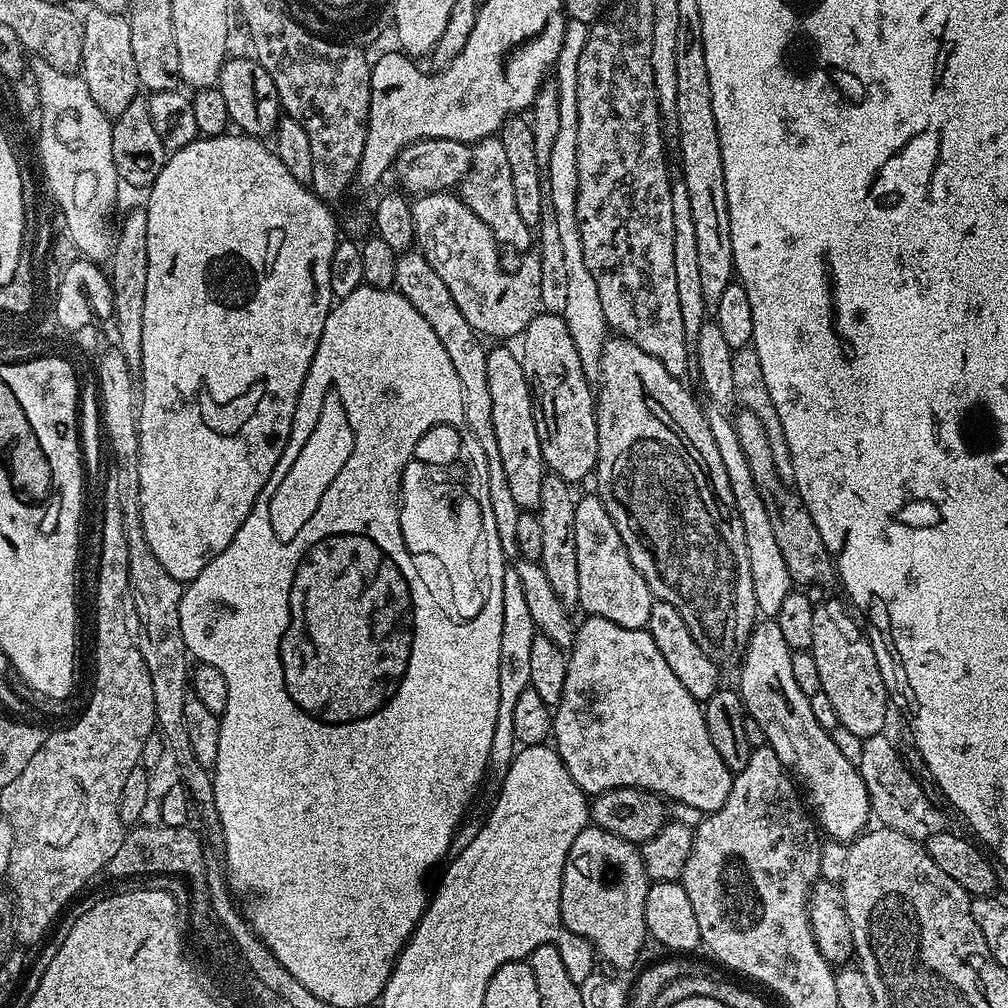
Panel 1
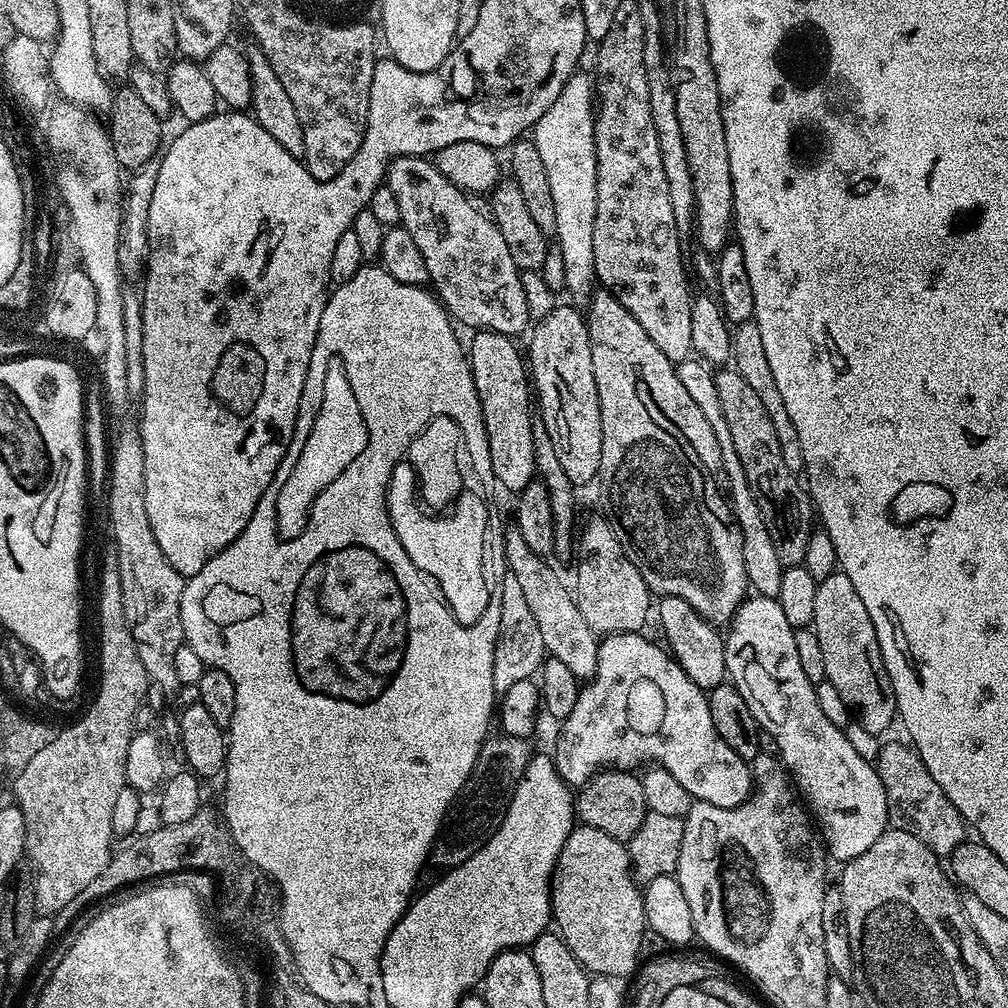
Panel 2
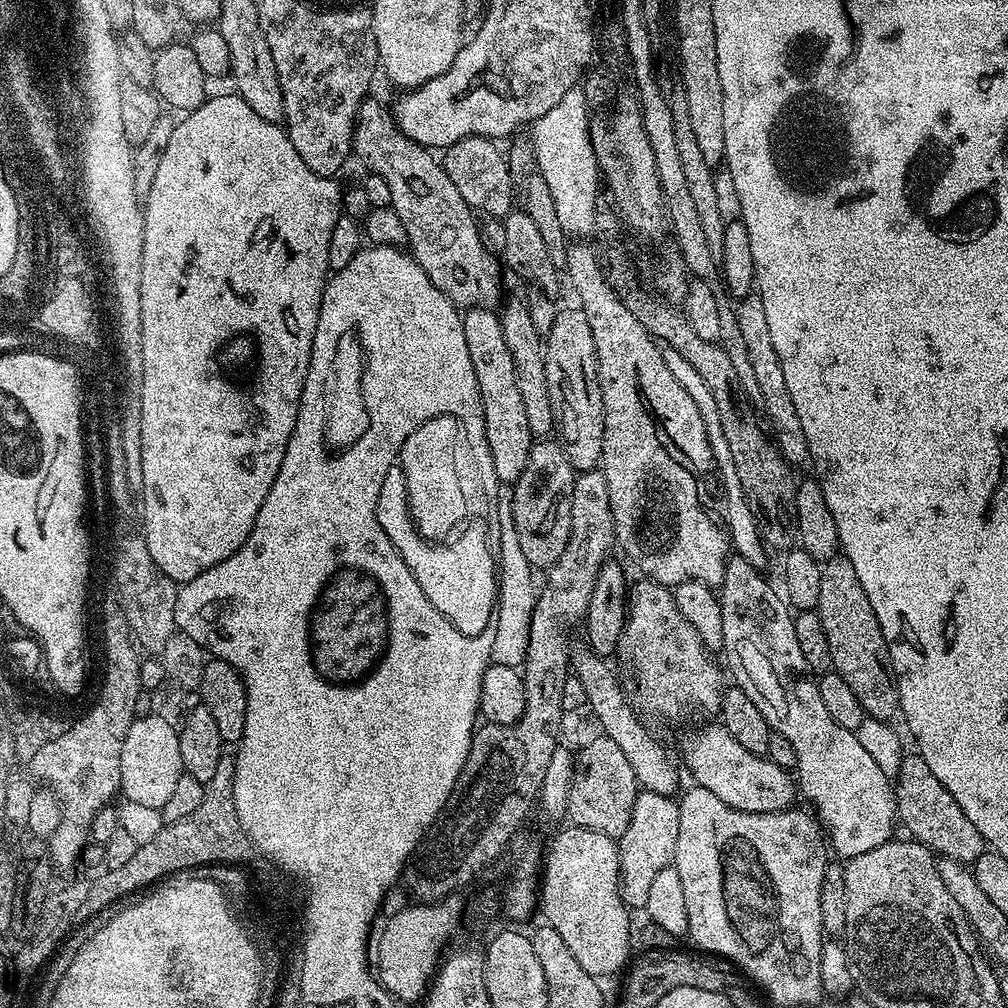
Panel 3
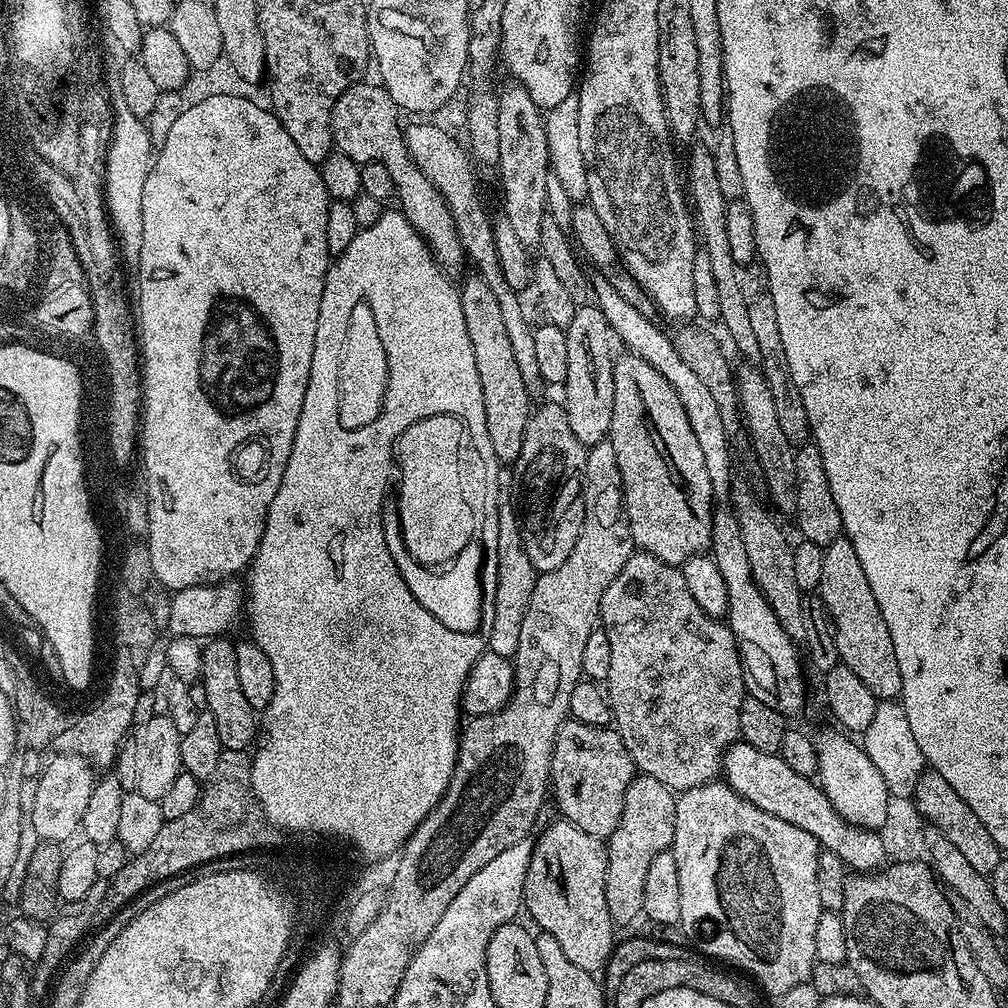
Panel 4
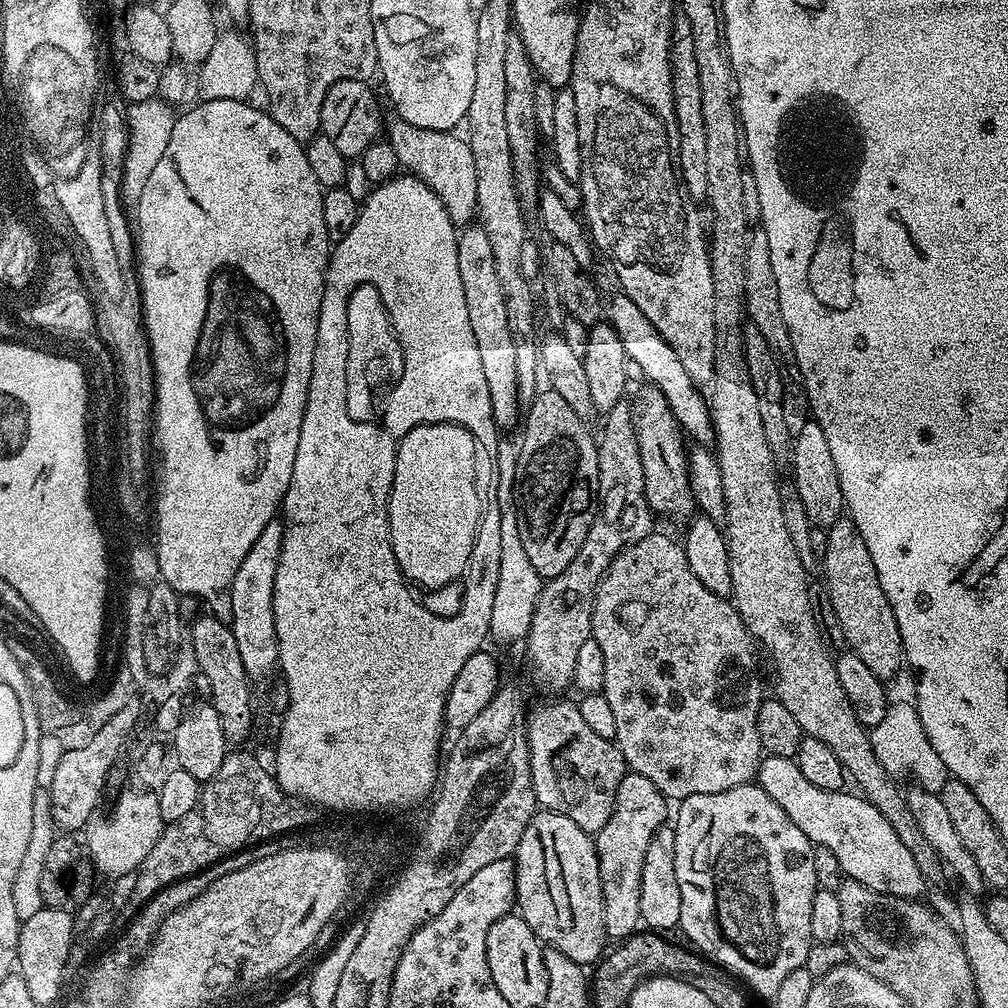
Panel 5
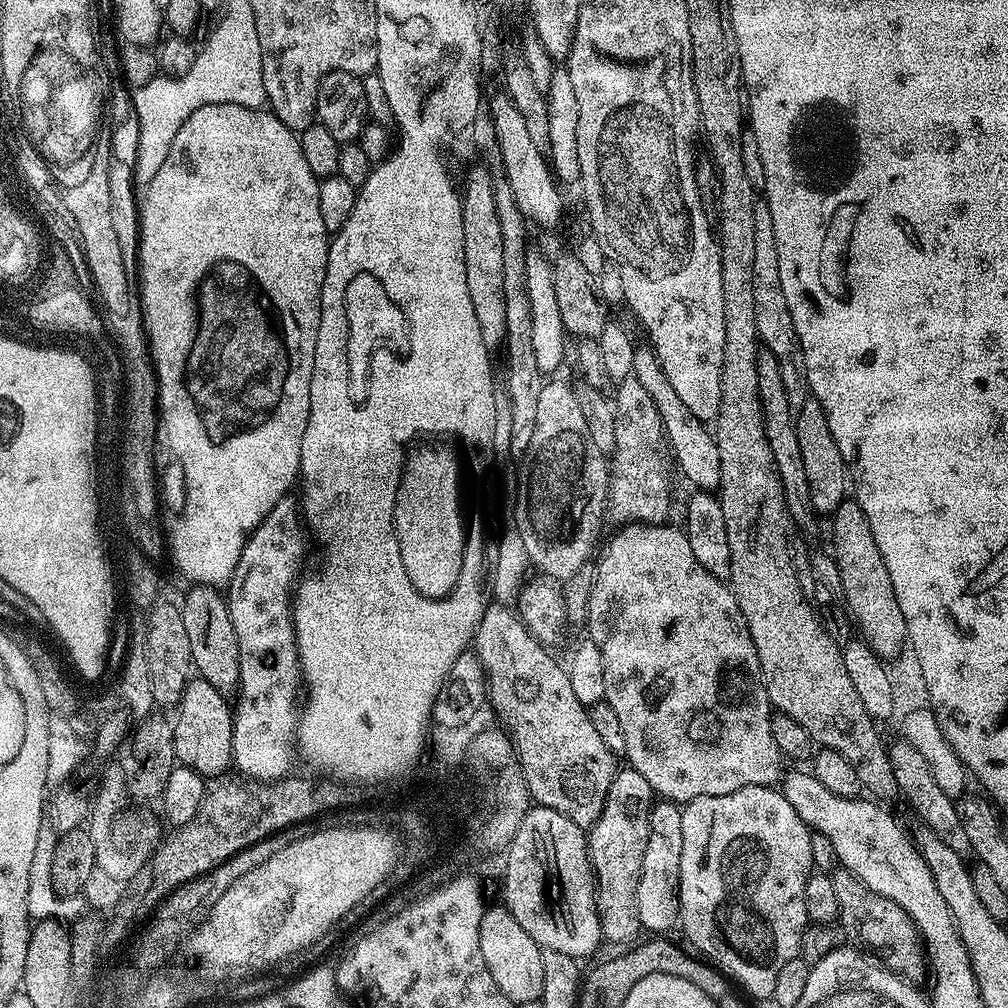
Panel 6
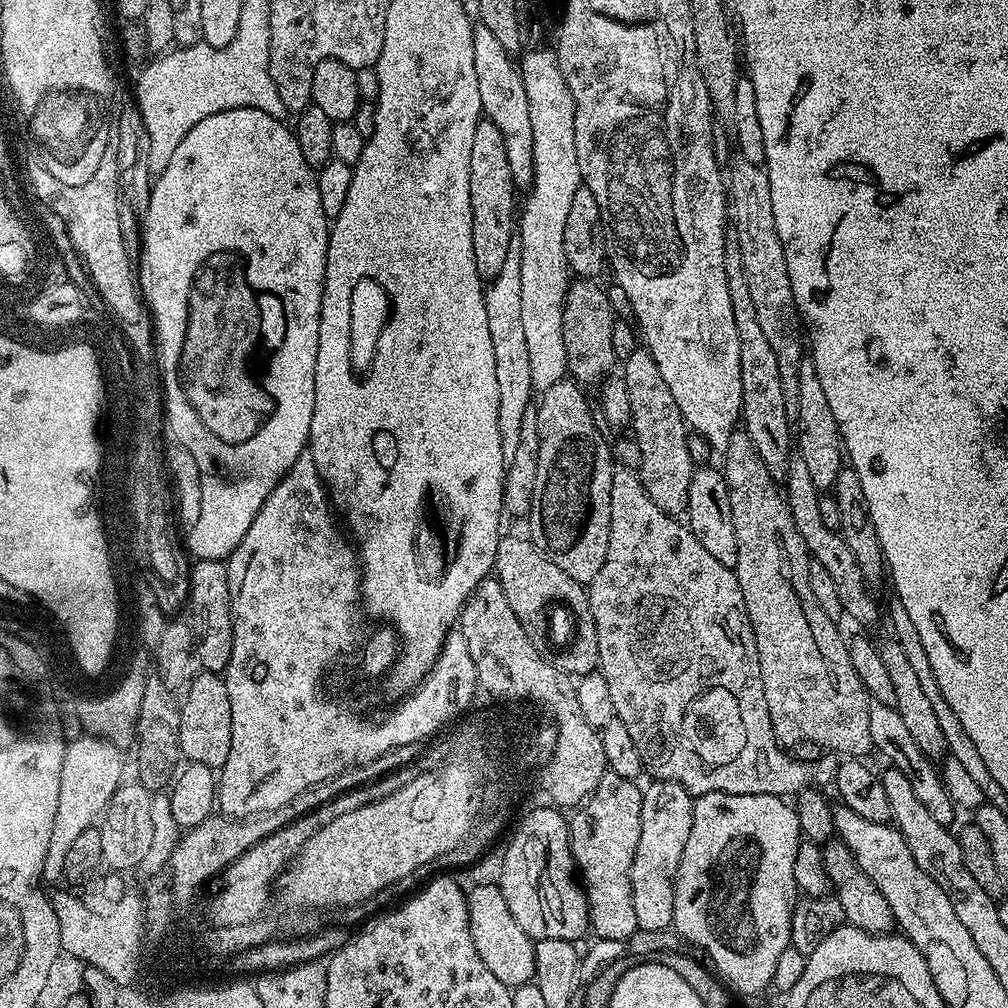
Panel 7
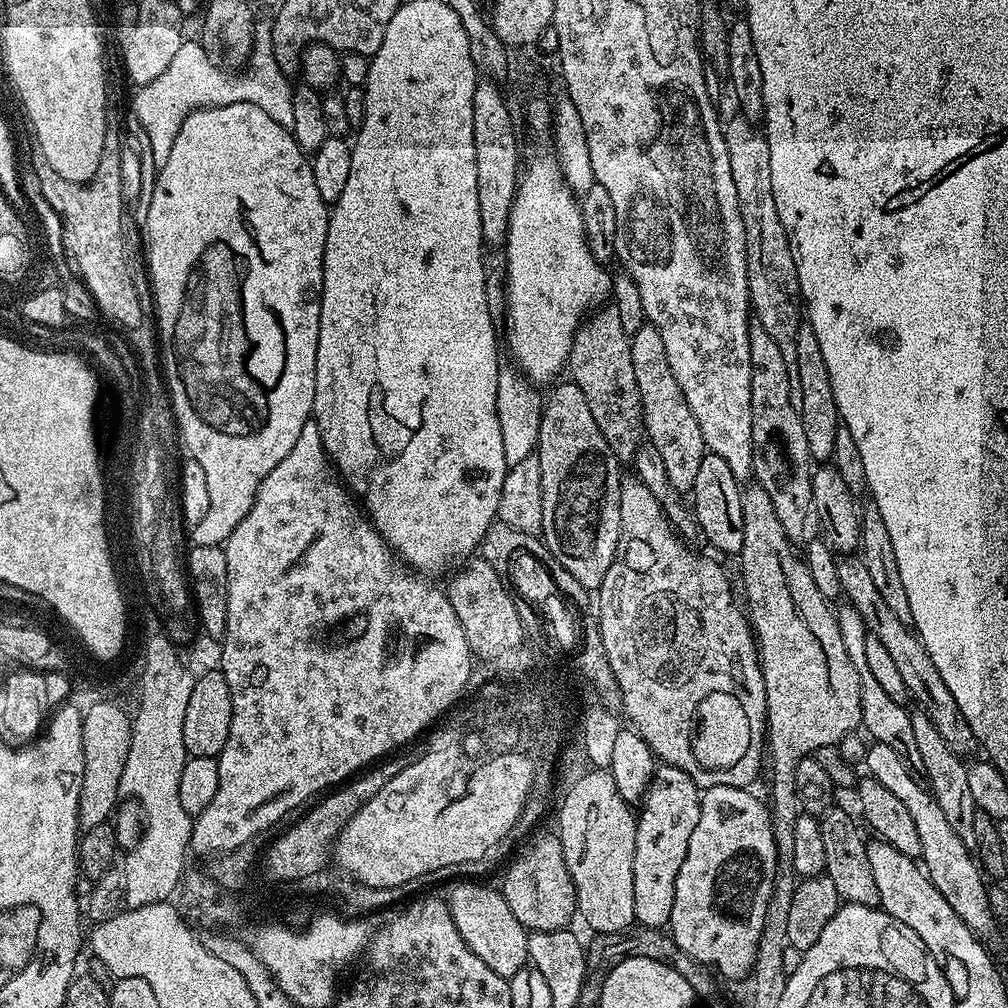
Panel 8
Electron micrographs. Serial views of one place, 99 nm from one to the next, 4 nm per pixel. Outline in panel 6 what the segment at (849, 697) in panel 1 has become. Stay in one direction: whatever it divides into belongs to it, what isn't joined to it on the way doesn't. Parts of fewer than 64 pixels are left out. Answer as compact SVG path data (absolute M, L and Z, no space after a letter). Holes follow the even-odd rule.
M854 498L844 499L838 510L831 512L830 520L832 520L830 552L837 564L838 574L841 575L843 603L848 603L847 611L864 641L881 658L896 656L906 648L908 639L906 618L902 618L902 606L898 606L898 598L890 582L890 570L886 570L886 562L882 562L882 553L878 551L878 542L874 542L870 522L866 522L866 514L862 514L862 506Z

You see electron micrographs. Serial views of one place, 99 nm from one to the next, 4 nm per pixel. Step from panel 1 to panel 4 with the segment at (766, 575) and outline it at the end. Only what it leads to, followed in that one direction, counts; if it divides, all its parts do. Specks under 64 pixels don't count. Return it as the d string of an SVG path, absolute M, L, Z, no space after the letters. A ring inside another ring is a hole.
M593 275L590 280L590 292L594 297L596 307L602 310L606 318L611 335L619 343L621 340L628 347L625 349L631 355L641 356L654 370L662 374L662 378L666 378L666 382L670 382L670 386L674 386L678 394L678 402L682 402L682 410L686 410L686 418L690 418L690 430L694 430L694 436L698 438L698 446L702 446L706 474L710 474L712 479L712 495L717 501L727 501L734 487L732 452L728 449L730 433L722 426L722 414L718 414L718 406L714 403L710 390L694 375L694 370L690 370L690 366L682 362L682 354L678 354L673 337L669 333L667 336L654 321L645 315L645 311L630 306L630 302L626 302L626 298L618 294L607 275Z

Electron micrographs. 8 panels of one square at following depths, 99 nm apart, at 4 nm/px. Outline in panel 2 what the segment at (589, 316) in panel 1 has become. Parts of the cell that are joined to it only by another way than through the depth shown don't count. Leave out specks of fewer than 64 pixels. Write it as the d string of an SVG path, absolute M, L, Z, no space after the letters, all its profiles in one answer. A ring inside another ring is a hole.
M578 70L554 98L554 106L538 118L530 138L538 146L538 155L546 169L554 197L555 243L565 267L564 287L572 291L571 303L587 305L597 283L594 270L594 214L596 213L596 151L594 150L594 80Z

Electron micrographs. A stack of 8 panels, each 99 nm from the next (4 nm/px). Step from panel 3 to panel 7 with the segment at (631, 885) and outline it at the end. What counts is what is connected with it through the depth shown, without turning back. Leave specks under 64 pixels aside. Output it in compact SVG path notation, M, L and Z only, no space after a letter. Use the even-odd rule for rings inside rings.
M605 772L602 782L579 808L571 813L568 833L576 871L588 896L588 923L597 940L628 940L638 929L634 915L634 894L630 868L642 834L641 785L613 772Z

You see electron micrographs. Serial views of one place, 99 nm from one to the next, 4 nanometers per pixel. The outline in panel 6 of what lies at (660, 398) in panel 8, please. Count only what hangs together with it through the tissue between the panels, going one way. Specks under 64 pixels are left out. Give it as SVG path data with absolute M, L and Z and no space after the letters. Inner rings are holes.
M634 375L626 377L626 379L619 381L615 385L616 398L614 396L614 409L616 415L616 428L617 428L617 450L616 453L610 458L610 475L608 477L608 506L606 509L607 515L612 516L618 520L617 523L624 524L627 522L637 522L641 524L662 524L669 519L668 511L672 508L672 470L674 474L674 459L673 453L669 449L668 436L664 433L663 420L660 414L658 414L658 407L655 405L652 398L650 398L649 392L645 387L638 382L638 378Z

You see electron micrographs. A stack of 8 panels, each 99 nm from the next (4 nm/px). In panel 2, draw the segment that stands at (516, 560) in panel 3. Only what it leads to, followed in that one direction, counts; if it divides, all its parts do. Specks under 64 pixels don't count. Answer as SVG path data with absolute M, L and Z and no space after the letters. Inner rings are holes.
M505 571L503 575L504 581L501 582L498 592L498 598L502 602L502 618L498 622L498 638L494 646L494 686L500 694L514 686L514 682L533 679L546 659L541 631L538 630L533 612L522 595L518 578L514 578L514 574L509 571Z

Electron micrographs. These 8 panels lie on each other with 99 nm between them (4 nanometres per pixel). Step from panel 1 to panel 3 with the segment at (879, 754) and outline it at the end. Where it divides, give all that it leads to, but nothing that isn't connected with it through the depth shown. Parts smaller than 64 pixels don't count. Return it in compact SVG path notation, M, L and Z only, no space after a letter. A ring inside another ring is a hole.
M918 754L905 755L898 774L894 777L894 787L896 815L899 823L908 827L907 835L911 839L925 844L937 857L945 856L969 866L975 864L978 857L986 851L982 834L978 834L974 822L962 814L962 806L954 802L950 790L946 790L946 786L934 778L930 766L926 766Z

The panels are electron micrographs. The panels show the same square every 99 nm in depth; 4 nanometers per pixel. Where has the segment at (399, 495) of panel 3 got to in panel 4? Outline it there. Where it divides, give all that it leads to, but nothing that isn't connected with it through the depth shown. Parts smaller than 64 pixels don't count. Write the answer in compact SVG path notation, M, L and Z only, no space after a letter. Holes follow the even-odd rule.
M388 502L384 505L382 530L386 534L386 546L390 550L390 558L394 558L410 594L414 594L414 598L418 598L418 602L447 629L456 633L476 632L480 622L483 623L484 620L482 569L485 567L483 566L485 549L479 543L470 543L450 563L437 570L435 567L419 564L410 554L410 550L406 550L406 542L402 538L400 513L397 512L395 503Z

